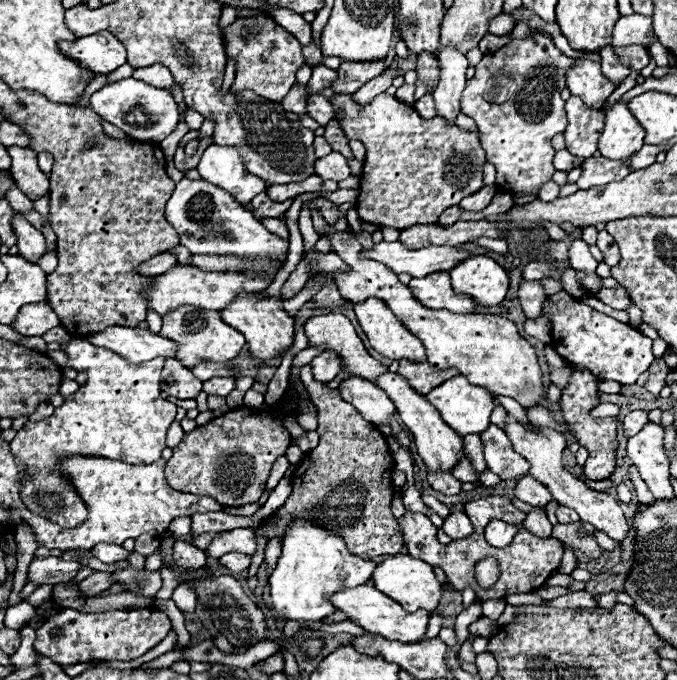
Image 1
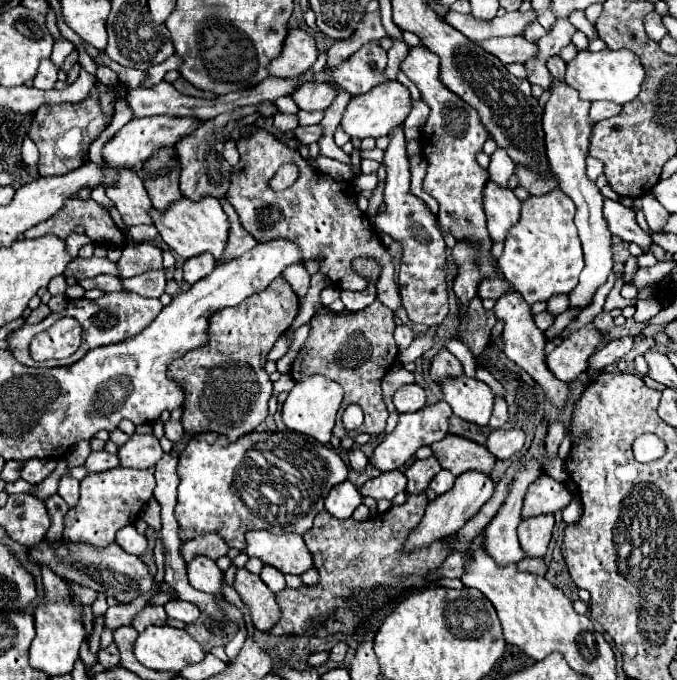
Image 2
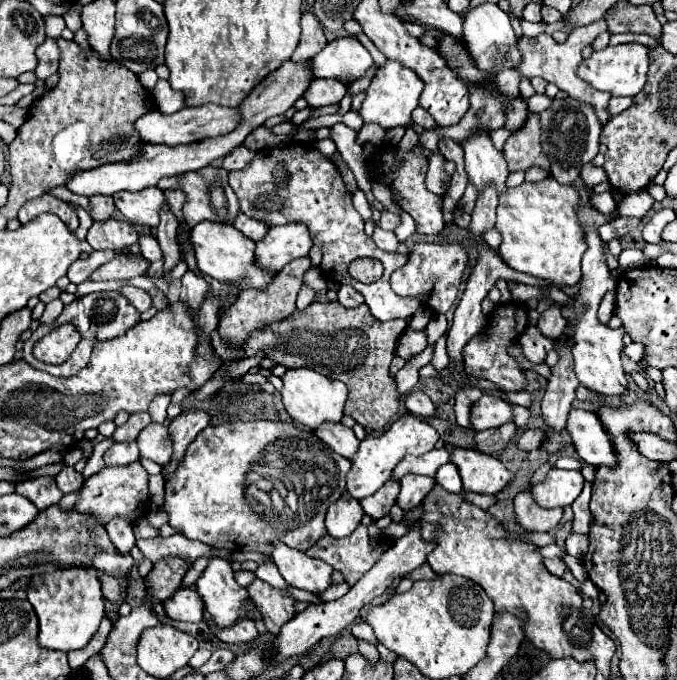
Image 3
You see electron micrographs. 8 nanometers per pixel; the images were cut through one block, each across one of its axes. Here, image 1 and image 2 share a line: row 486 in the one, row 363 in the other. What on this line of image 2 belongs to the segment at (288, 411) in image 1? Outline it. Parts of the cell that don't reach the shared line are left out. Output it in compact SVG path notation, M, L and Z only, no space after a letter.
M278 276L266 290L248 296L234 308L218 310L210 318L208 346L196 348L170 364L168 374L180 380L186 390L182 424L188 434L218 432L230 440L252 432L268 416L272 380L264 370L266 354L292 324L298 312L298 296Z

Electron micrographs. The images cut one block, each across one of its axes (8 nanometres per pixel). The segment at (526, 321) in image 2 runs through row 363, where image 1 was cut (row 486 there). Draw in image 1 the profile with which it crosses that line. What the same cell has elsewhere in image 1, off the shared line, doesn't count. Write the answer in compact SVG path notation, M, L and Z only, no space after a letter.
M522 476L518 480L518 484L514 488L514 496L536 508L544 508L552 500L548 488L544 484L540 484L538 480L534 480L532 476Z

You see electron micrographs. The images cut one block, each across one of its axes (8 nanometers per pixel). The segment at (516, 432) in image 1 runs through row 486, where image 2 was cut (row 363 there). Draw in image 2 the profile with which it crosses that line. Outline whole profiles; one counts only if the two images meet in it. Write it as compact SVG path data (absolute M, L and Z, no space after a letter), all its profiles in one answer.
M586 324L574 332L570 332L546 358L550 372L564 382L574 382L588 368L588 360L604 340L604 332L600 332L594 324Z

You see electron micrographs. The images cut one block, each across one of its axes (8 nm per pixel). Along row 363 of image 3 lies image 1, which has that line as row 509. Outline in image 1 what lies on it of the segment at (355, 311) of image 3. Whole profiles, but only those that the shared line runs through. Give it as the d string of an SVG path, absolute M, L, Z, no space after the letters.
M310 364L300 368L300 380L308 386L308 394L318 406L320 444L306 452L300 464L294 466L290 498L250 530L266 540L282 540L292 520L308 518L342 538L352 556L374 558L398 554L404 542L398 522L390 512L396 492L392 484L394 460L382 432L378 426L366 422L352 404L342 400L338 388L328 388L328 384L314 380Z

